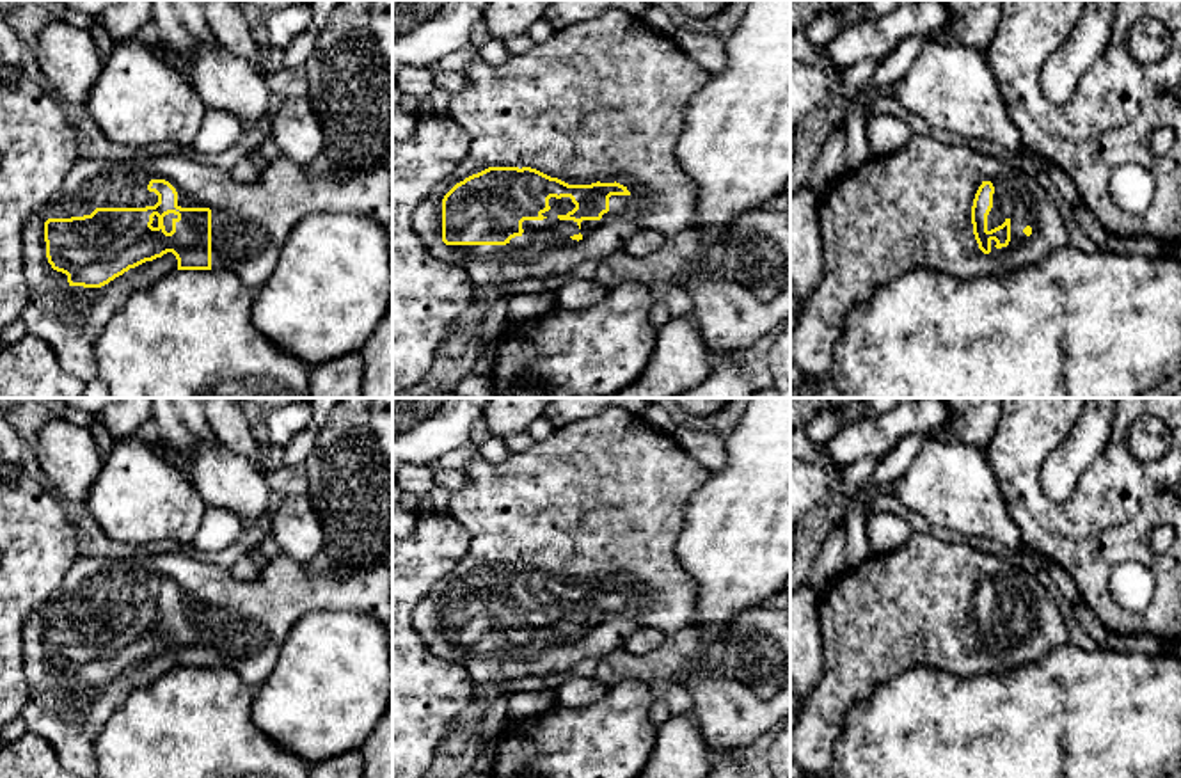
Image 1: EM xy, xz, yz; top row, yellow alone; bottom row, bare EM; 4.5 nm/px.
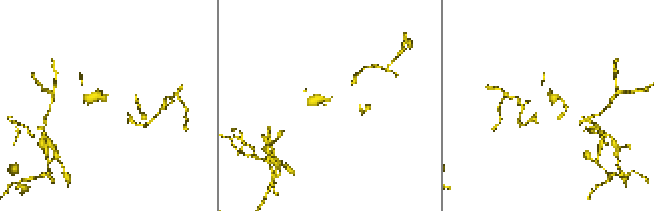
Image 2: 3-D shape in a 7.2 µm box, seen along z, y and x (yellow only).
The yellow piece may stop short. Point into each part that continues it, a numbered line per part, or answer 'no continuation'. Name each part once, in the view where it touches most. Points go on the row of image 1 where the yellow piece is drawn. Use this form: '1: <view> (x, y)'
1: xz (604, 100)

